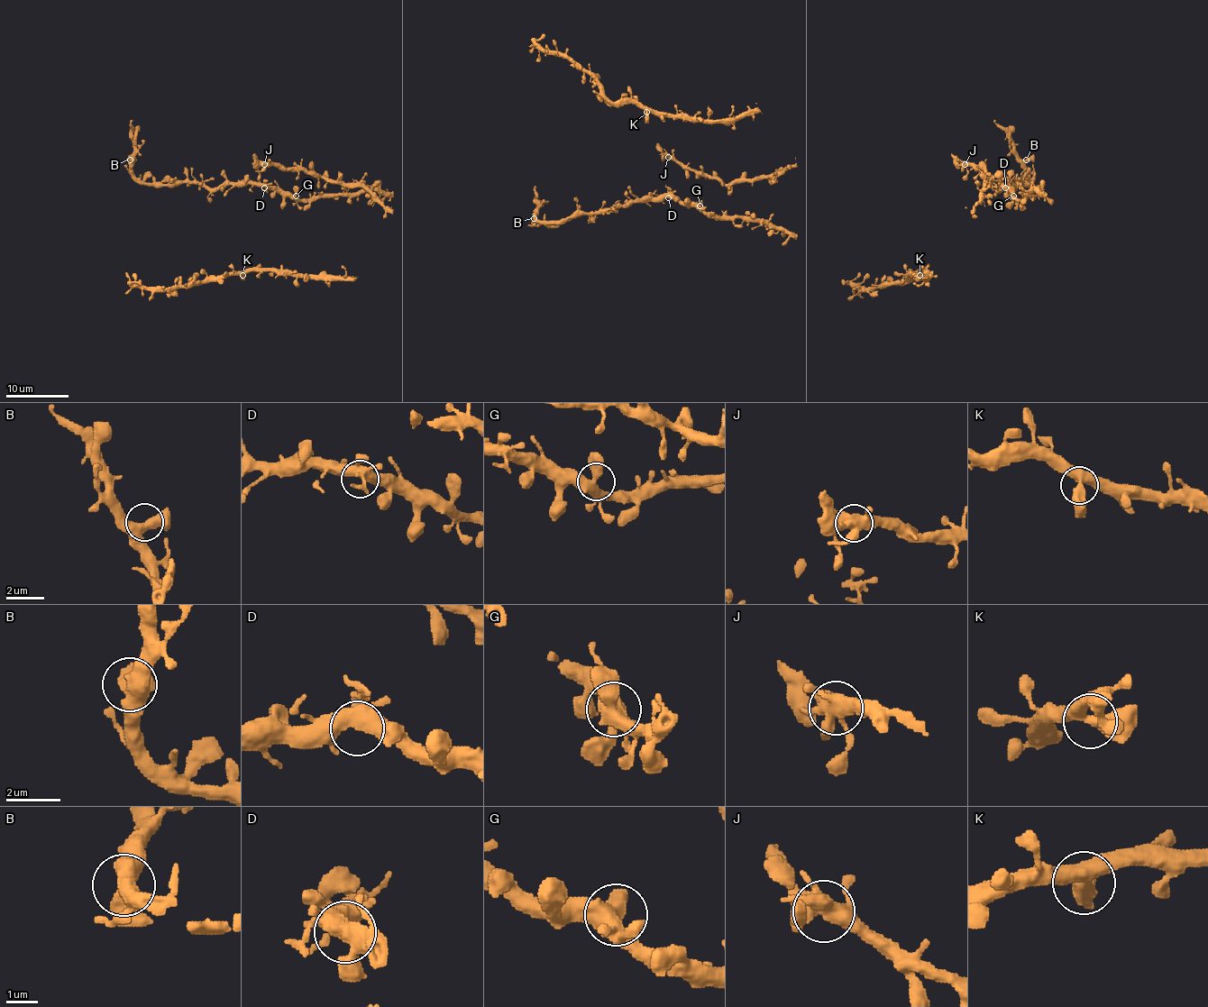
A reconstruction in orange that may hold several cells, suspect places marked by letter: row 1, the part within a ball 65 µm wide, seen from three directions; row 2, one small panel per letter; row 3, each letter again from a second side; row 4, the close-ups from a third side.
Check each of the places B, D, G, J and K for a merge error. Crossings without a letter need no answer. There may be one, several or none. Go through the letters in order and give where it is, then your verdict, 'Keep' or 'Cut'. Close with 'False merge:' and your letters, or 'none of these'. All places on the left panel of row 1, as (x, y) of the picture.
B: Place: (130, 160). Keep
D: Place: (264, 187). Keep
G: Place: (296, 196). Keep
J: Place: (264, 164). Keep
K: Place: (242, 275). Keep
False merge: none of these

